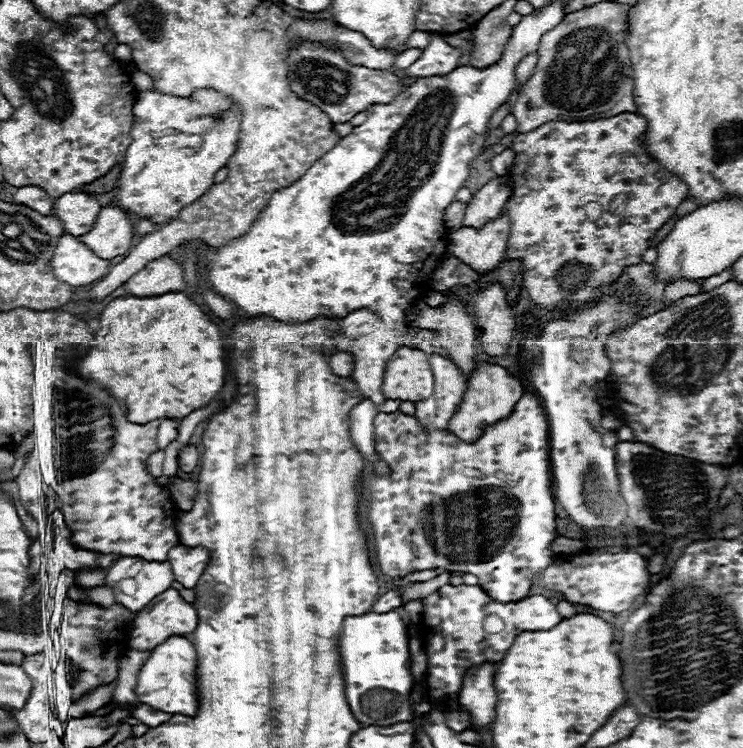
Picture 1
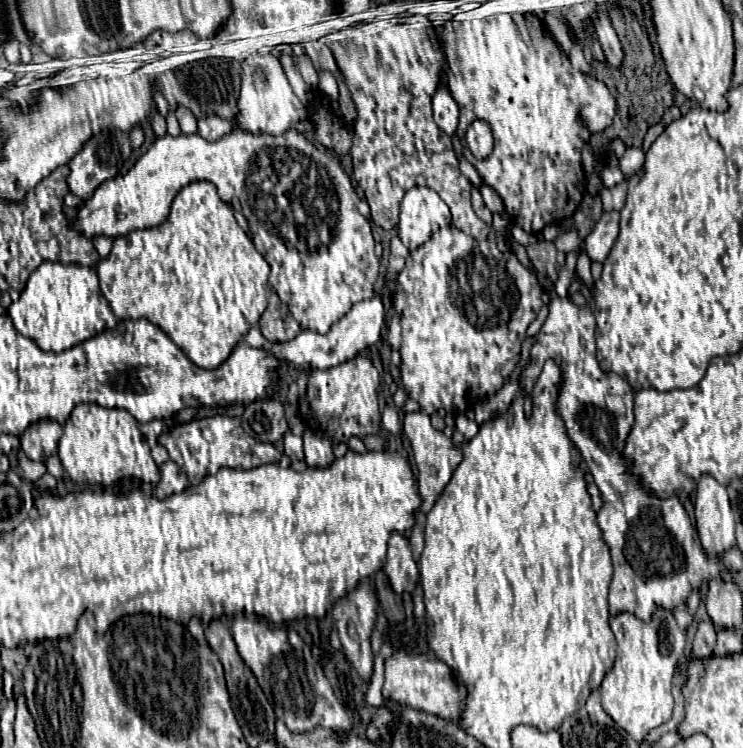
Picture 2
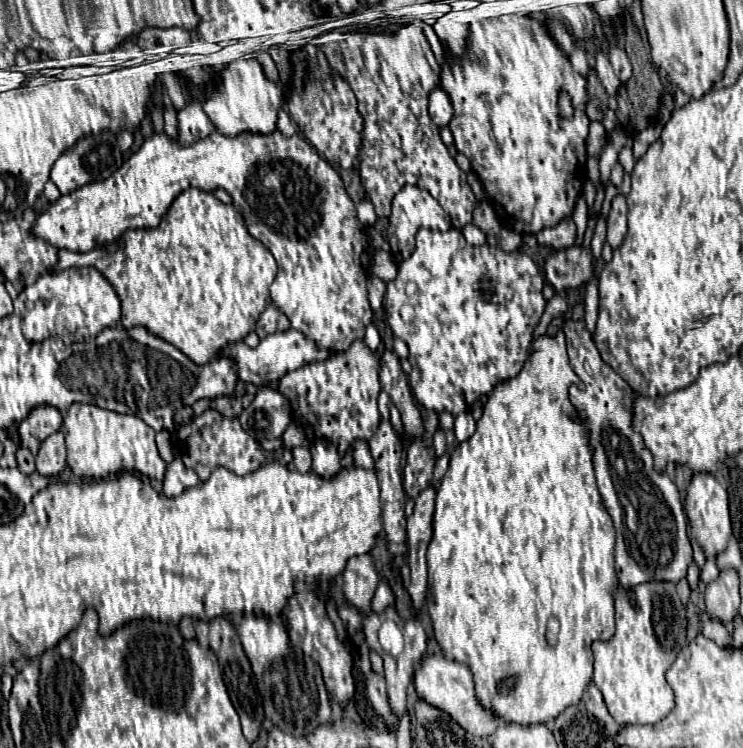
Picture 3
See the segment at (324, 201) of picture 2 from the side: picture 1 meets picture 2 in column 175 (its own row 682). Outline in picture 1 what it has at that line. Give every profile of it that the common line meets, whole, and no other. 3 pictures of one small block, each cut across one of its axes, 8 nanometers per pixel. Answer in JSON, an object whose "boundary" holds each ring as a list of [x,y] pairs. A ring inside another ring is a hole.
{"boundary":[[[184,636],[168,638],[164,644],[158,644],[152,650],[150,658],[138,672],[138,682],[136,682],[138,702],[168,714],[196,716],[198,714],[196,668],[198,668],[198,656],[196,656],[194,644],[188,642]]]}

